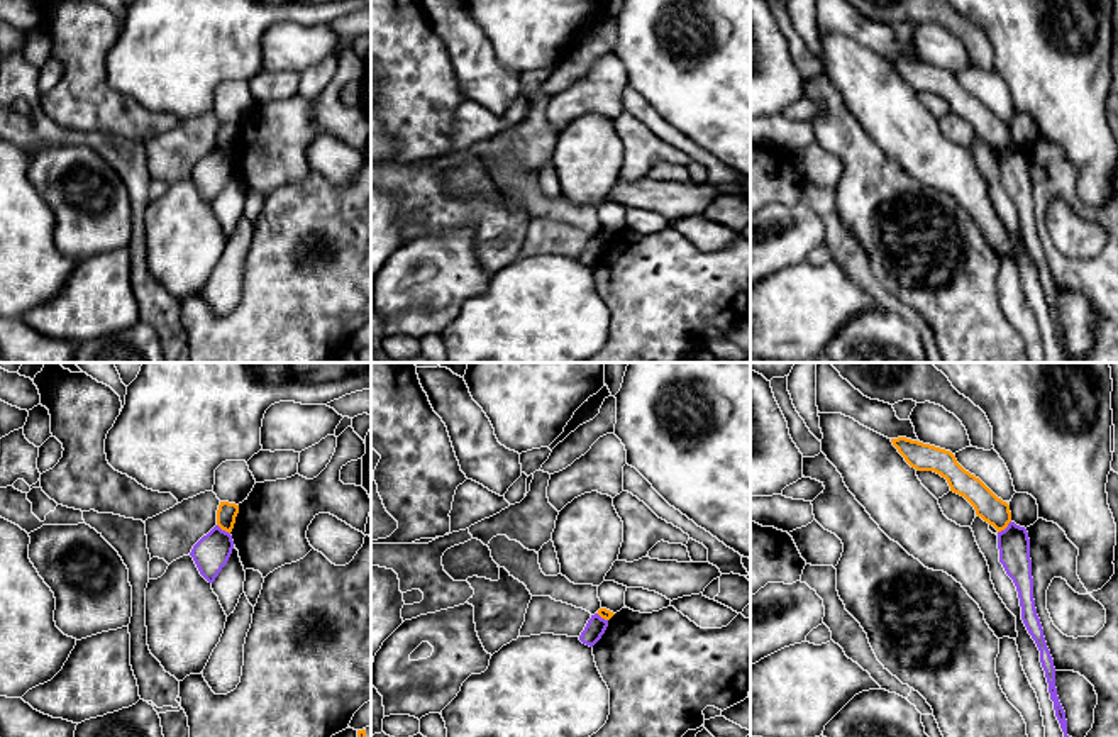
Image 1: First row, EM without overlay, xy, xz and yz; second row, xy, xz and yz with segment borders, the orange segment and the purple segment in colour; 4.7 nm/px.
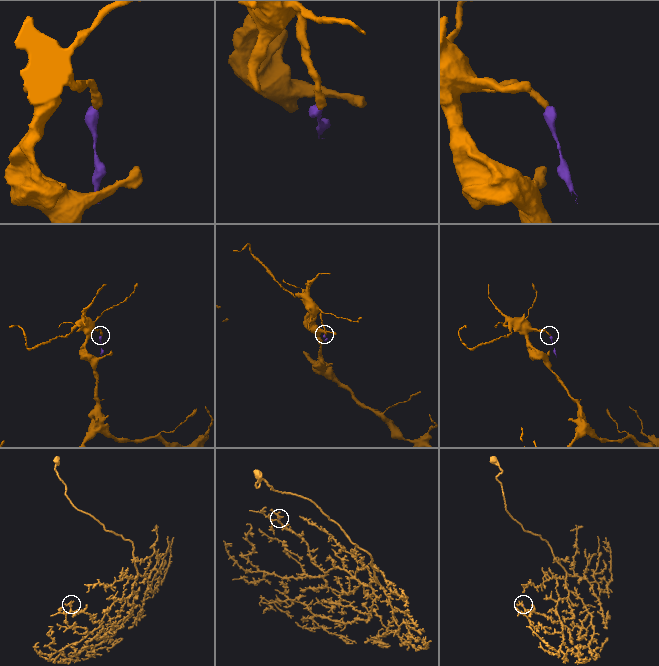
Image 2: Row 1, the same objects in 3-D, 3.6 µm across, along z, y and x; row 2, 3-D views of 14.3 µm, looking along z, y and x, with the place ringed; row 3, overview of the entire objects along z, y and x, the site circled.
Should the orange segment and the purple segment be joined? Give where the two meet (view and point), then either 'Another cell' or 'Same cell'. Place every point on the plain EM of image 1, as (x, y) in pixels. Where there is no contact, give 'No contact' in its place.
Touches orange at yz (1005, 148). Another cell

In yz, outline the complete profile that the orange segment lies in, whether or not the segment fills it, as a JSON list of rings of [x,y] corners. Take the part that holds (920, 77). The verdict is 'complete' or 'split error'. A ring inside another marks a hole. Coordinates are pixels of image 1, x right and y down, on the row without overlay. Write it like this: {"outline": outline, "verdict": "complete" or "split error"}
{"outline": [[[891,59],[905,81],[916,91],[933,91],[947,100],[950,112],[964,117],[976,136],[993,146],[998,152],[1011,142],[1010,125],[998,119],[979,98],[966,91],[950,71],[911,61]]], "verdict": "complete"}

